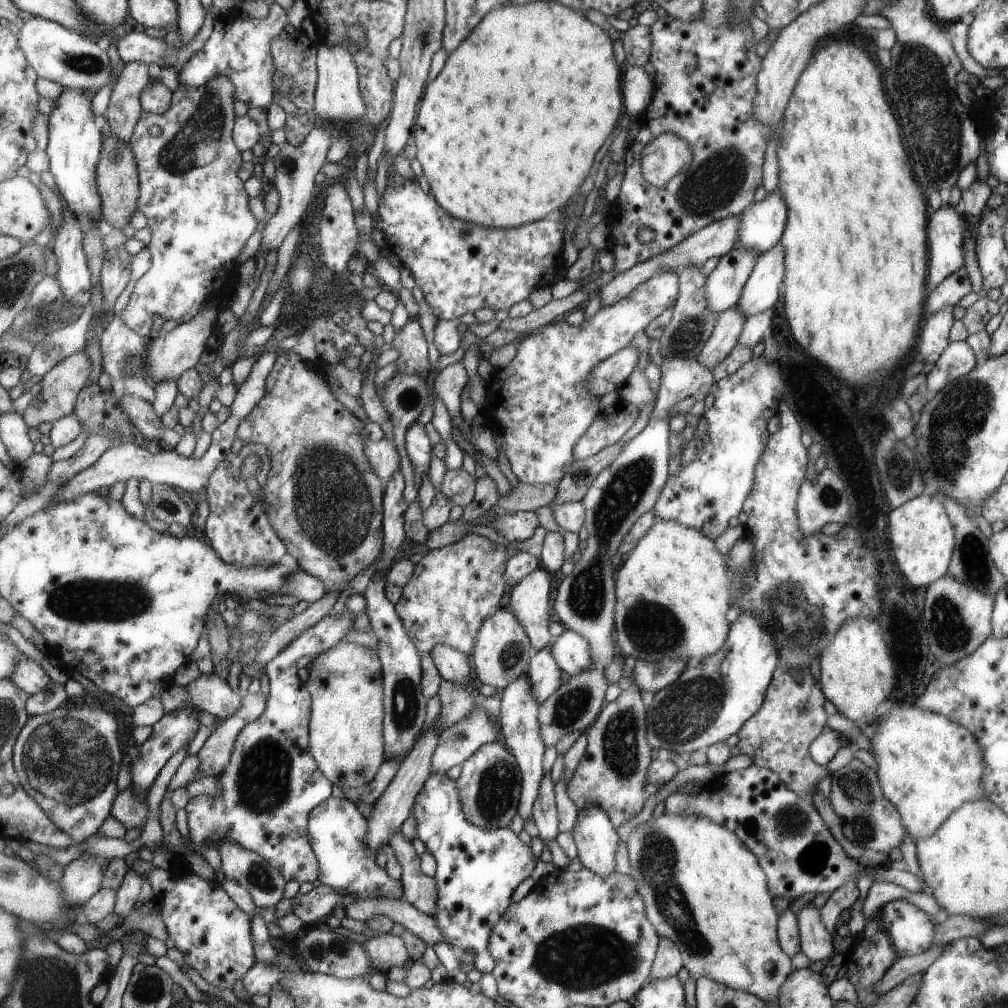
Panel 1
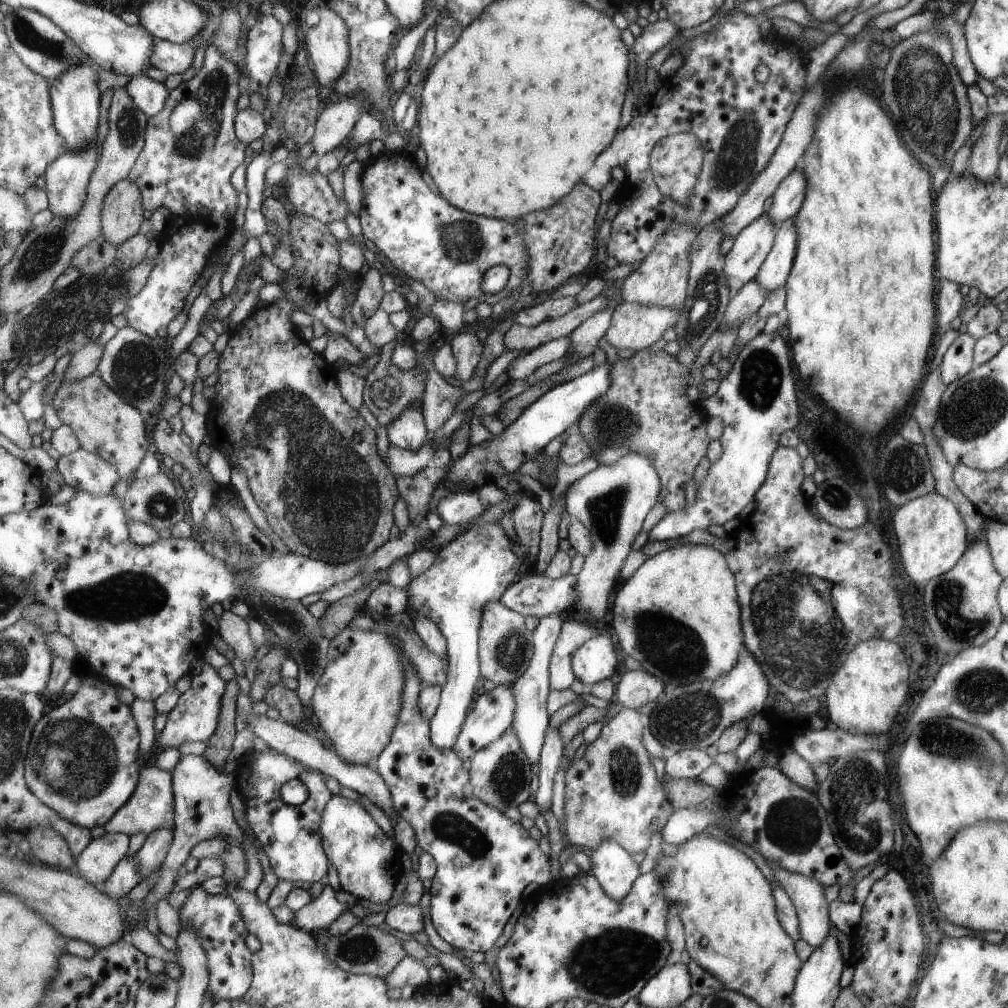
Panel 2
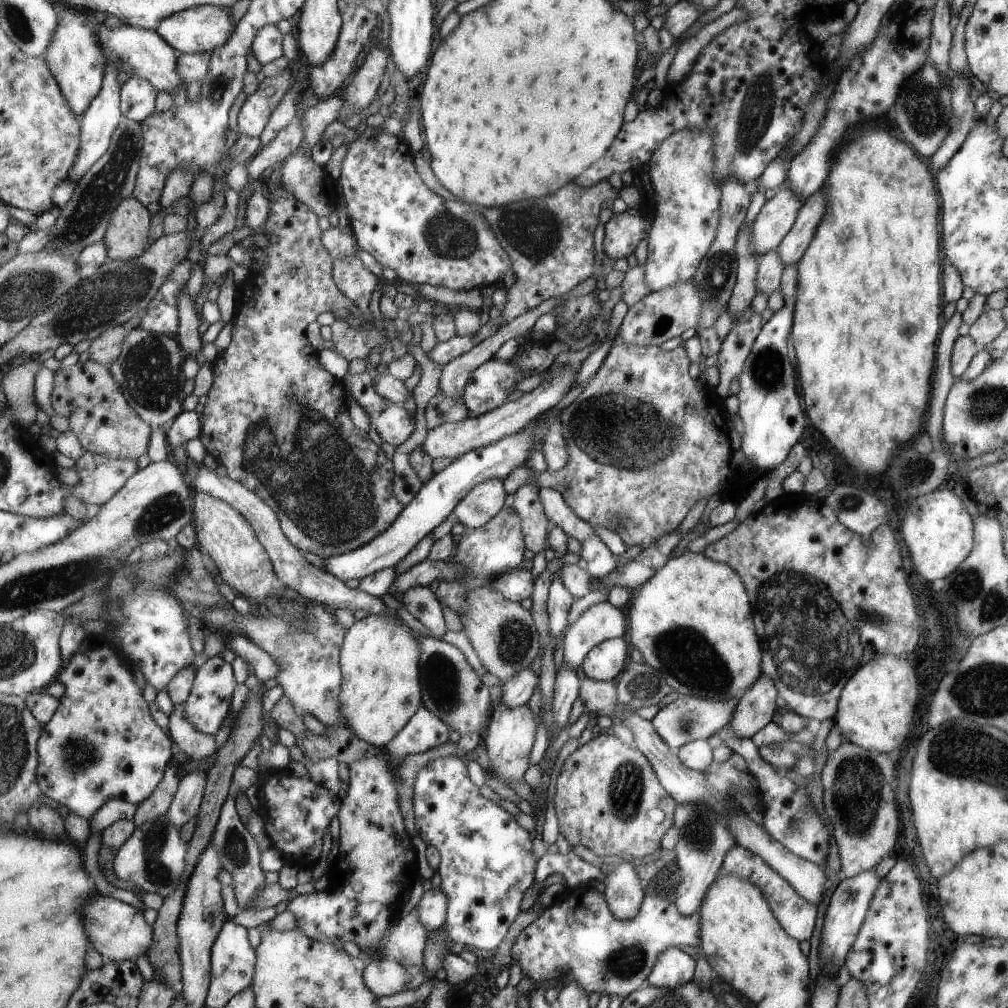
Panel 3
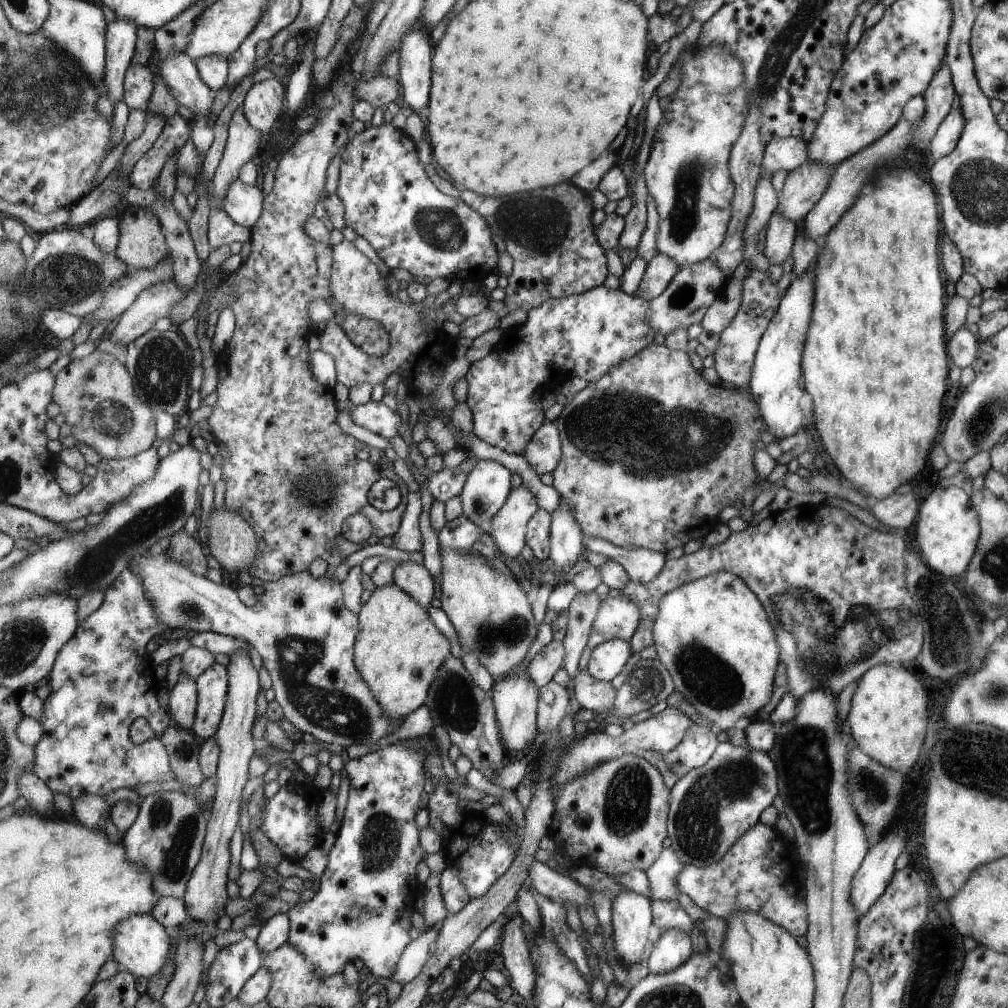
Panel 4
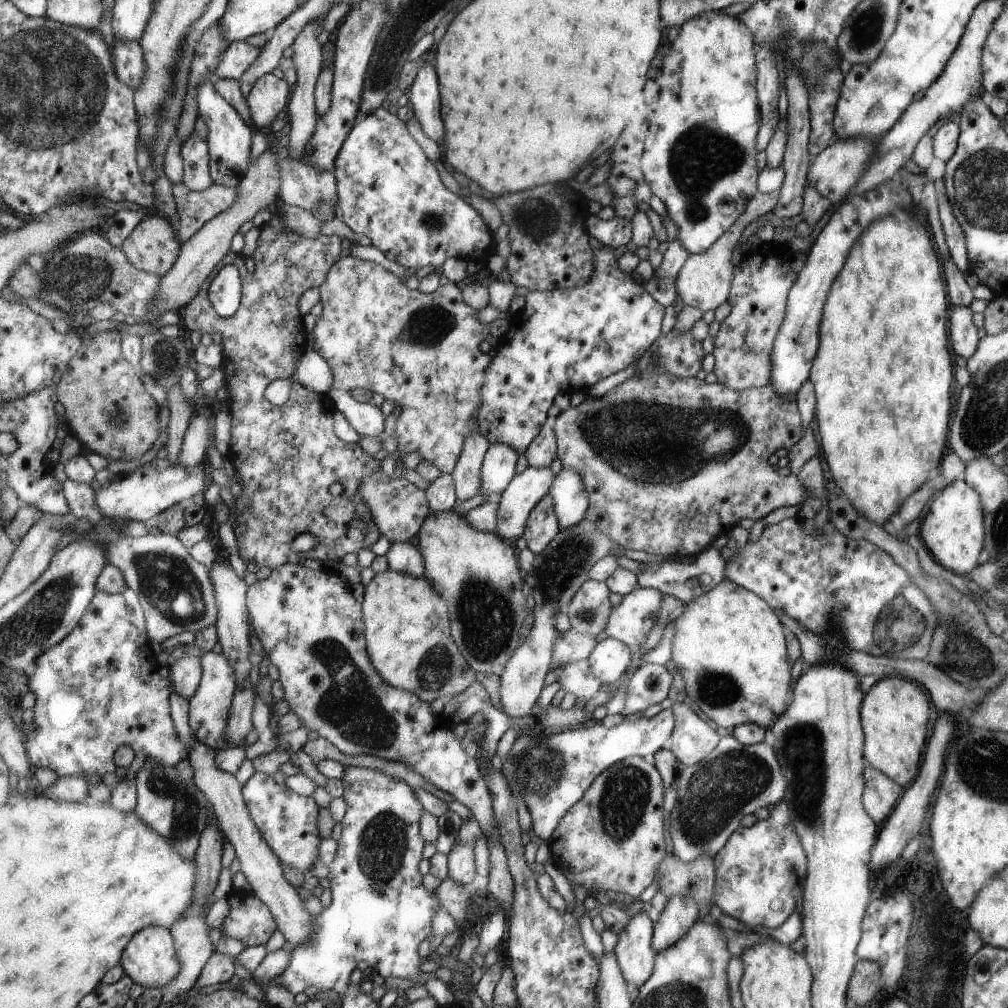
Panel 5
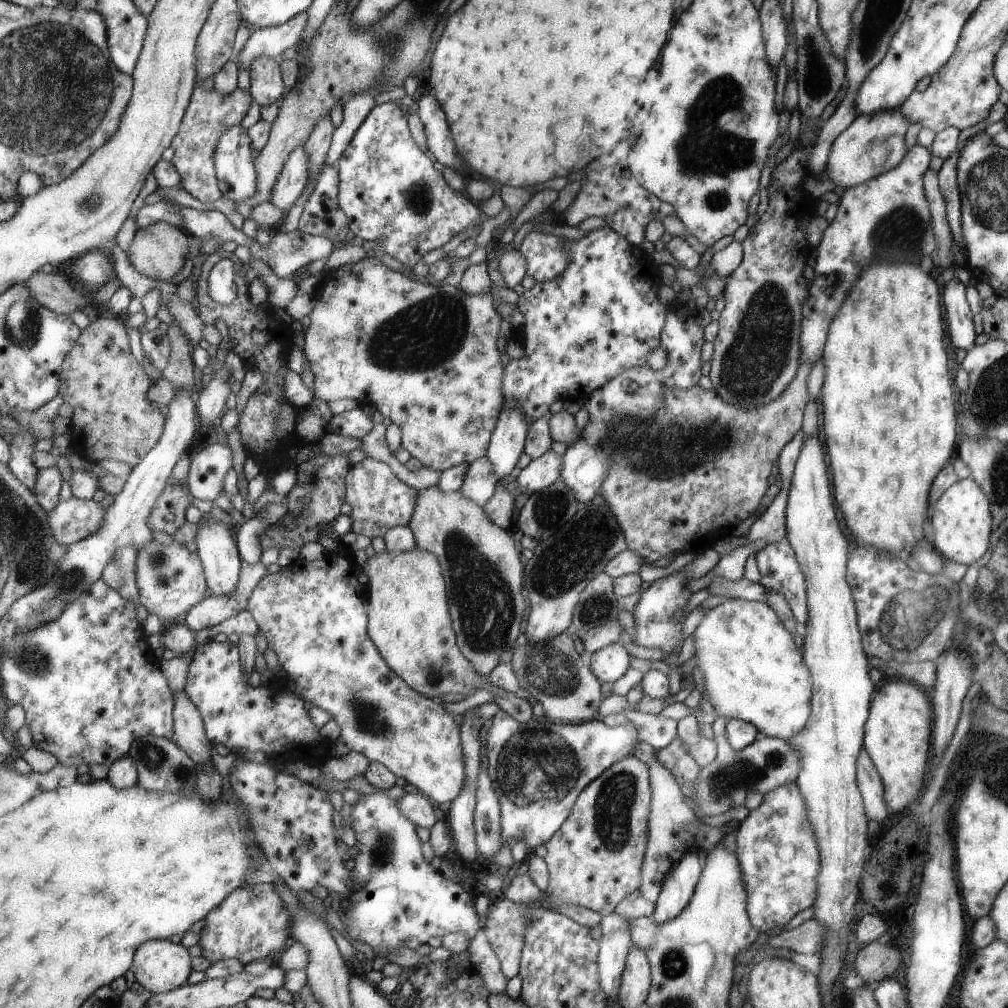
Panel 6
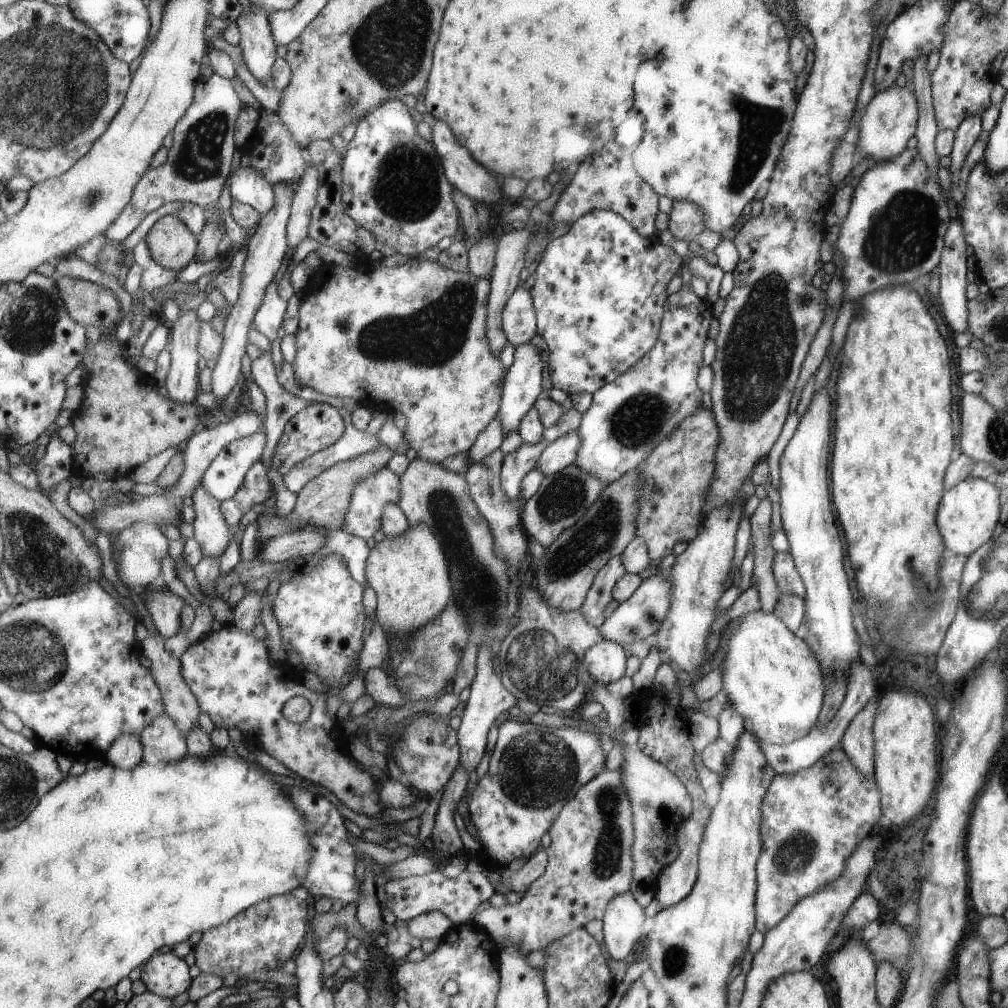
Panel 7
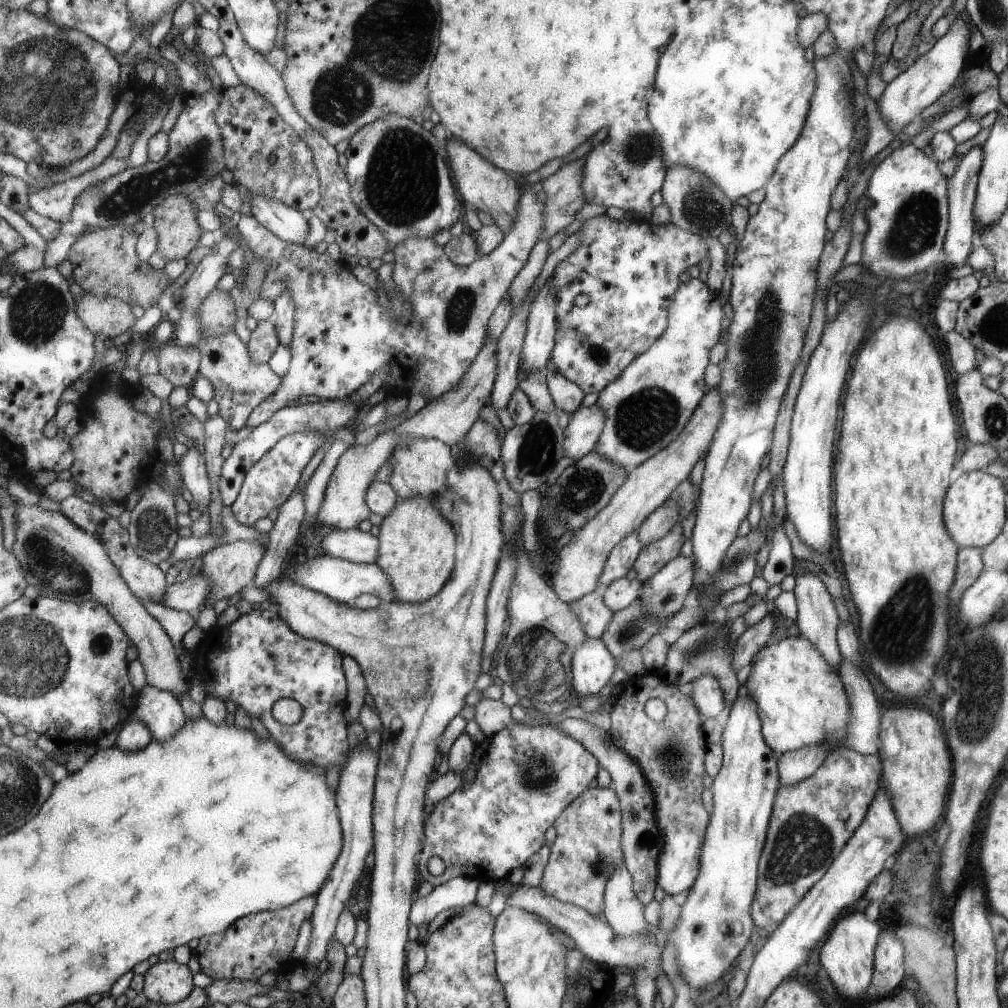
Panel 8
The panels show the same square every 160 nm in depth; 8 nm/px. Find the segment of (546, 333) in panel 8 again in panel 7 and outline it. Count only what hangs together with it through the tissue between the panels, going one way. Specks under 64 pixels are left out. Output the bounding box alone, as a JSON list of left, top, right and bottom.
[500,341,548,434]

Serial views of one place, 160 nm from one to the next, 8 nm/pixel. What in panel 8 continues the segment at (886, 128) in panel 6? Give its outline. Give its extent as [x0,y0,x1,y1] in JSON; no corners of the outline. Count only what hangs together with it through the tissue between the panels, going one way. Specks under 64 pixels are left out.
[877,17,970,136]

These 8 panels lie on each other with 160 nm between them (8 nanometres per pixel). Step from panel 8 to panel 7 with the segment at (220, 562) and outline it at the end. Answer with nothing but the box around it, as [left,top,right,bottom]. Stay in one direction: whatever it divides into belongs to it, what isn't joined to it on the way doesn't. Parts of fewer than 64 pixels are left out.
[258,445,398,540]

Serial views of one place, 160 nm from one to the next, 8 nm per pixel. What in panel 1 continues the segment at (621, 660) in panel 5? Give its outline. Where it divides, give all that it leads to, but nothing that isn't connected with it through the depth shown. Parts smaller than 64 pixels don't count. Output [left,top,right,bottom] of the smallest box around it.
[552,629,593,676]

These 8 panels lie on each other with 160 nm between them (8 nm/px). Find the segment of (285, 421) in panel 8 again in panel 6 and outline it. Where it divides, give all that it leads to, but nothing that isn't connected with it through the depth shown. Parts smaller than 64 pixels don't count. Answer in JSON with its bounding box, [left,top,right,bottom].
[189,442,235,500]

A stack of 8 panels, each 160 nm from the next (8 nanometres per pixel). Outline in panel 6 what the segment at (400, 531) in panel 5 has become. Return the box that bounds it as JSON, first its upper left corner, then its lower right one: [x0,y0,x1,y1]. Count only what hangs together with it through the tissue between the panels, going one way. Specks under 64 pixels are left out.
[333,457,419,551]

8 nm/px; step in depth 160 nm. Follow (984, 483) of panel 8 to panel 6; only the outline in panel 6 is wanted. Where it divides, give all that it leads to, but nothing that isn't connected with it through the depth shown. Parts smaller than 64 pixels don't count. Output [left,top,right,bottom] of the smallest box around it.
[929,477,993,567]

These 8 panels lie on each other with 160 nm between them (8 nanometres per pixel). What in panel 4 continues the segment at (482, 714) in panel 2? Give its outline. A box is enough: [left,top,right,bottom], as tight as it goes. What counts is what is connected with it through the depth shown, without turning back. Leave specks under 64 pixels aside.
[526,640,566,688]

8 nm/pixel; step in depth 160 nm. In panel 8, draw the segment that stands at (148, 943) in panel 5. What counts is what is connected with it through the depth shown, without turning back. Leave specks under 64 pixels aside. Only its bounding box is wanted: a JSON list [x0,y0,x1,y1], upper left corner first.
[143,959,194,1005]

